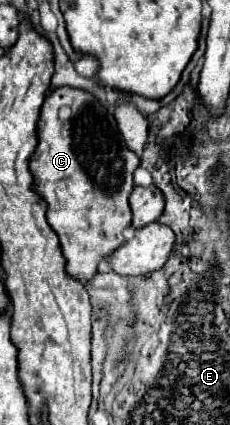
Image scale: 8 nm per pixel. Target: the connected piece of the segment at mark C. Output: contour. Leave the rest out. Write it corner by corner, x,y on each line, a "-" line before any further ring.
68,86
52,90
52,94
44,100
36,134
38,146
30,158
30,170
34,176
32,190
48,204
46,218
60,238
68,276
80,282
88,282
96,276
100,260
110,256
118,246
126,242
124,230
132,226
128,196
134,188
132,174
140,164
140,158
126,148
114,116
102,108
90,92

